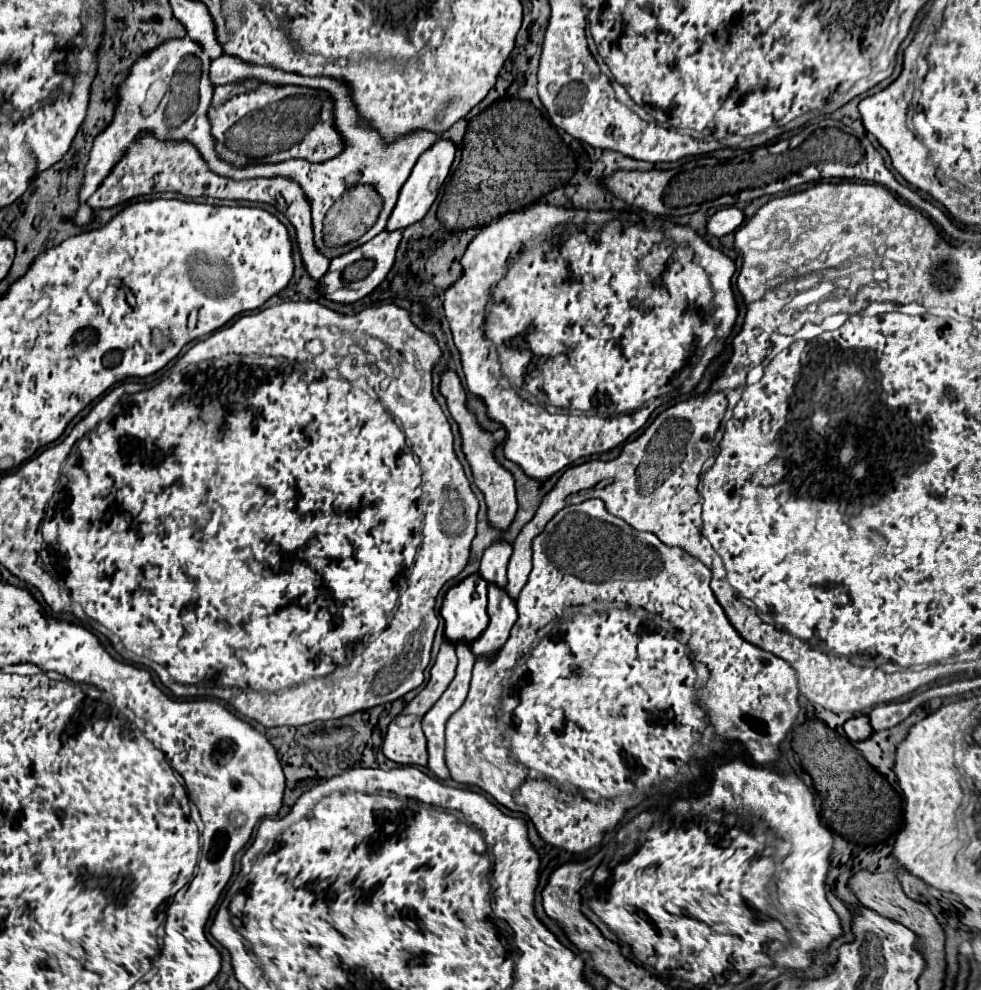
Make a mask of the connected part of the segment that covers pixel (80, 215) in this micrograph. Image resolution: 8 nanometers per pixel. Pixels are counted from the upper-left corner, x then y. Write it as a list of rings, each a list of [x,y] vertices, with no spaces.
[[[86,203],[80,204],[74,219],[76,219],[76,222],[74,222],[76,226],[84,228],[84,226],[88,226],[92,222],[92,219],[94,219],[93,210]]]

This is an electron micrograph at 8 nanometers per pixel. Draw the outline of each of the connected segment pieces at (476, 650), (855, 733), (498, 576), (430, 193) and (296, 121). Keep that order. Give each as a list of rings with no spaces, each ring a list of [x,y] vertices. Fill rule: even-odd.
[[[488,590],[488,630],[472,644],[472,654],[478,660],[482,654],[498,652],[510,638],[510,630],[516,622],[516,602],[506,598],[506,590]]]
[[[866,714],[850,718],[844,724],[844,730],[846,730],[846,734],[848,734],[850,740],[866,740],[872,734],[872,726],[870,726],[870,720],[868,720]]]
[[[504,540],[494,542],[482,556],[480,564],[480,576],[488,584],[496,584],[498,588],[506,588],[508,578],[506,578],[506,566],[512,554],[512,546],[506,544]]]
[[[442,138],[436,142],[436,146],[432,146],[432,150],[428,150],[428,152],[424,152],[420,156],[420,160],[416,162],[416,166],[414,166],[408,182],[400,190],[400,198],[398,198],[398,202],[396,202],[390,218],[386,222],[386,230],[390,230],[390,232],[392,230],[404,230],[406,226],[410,226],[410,224],[414,224],[414,222],[418,222],[418,220],[424,218],[424,214],[428,212],[428,208],[436,200],[440,186],[444,184],[444,180],[450,174],[450,166],[454,162],[454,156],[456,156],[454,144],[448,142],[448,140],[442,140]]]
[[[244,80],[238,84],[218,86],[212,96],[212,104],[208,108],[208,120],[212,124],[212,136],[216,140],[216,152],[240,166],[248,164],[274,164],[292,158],[304,158],[312,163],[329,160],[340,153],[342,138],[332,122],[332,100],[326,92],[300,90],[300,86],[268,86],[256,80]],[[306,98],[314,106],[306,106]]]

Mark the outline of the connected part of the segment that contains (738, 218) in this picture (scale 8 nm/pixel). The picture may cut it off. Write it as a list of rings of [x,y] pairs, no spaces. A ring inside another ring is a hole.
[[[724,208],[708,220],[708,232],[714,234],[714,236],[724,236],[724,234],[730,234],[730,232],[738,230],[744,224],[744,220],[746,220],[746,216],[744,216],[742,210]]]

